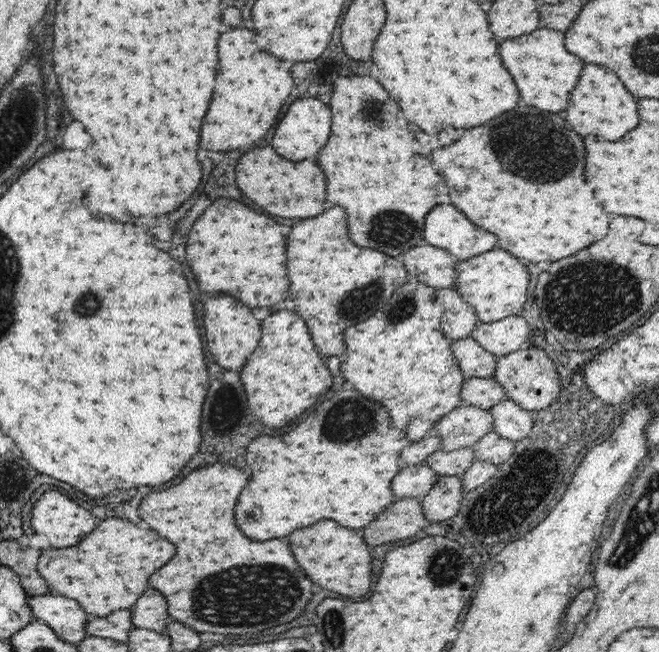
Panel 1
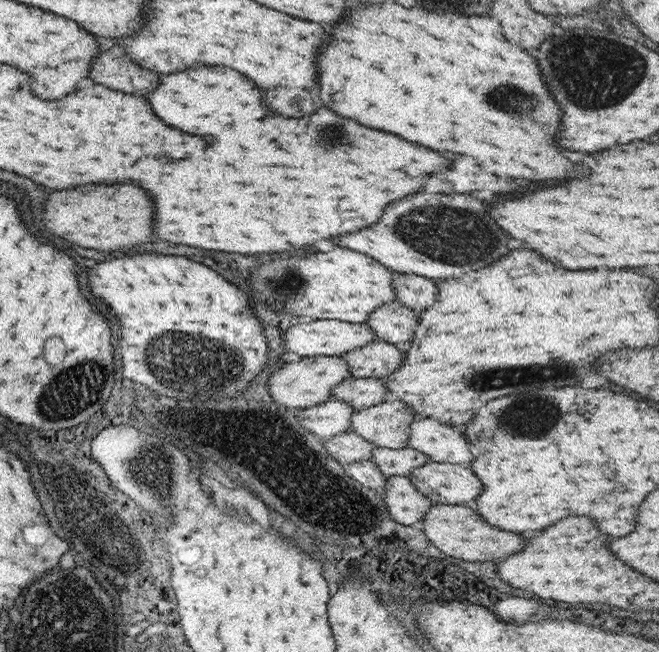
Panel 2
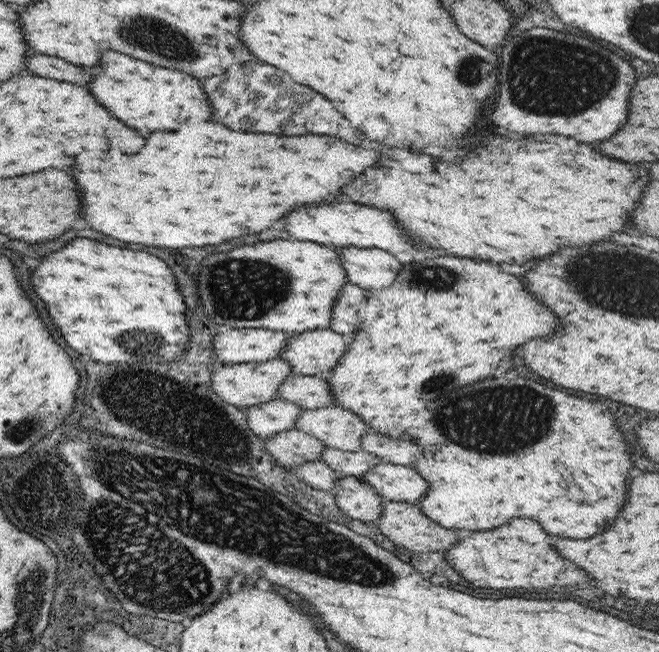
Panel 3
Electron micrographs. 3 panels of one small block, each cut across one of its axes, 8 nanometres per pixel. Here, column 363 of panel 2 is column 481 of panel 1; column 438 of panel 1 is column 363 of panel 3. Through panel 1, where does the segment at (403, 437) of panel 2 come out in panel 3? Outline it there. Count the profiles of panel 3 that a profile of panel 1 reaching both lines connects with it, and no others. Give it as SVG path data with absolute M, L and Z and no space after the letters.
M341 406L301 409L294 428L314 436L326 448L347 452L357 451L361 437L371 432L364 420Z

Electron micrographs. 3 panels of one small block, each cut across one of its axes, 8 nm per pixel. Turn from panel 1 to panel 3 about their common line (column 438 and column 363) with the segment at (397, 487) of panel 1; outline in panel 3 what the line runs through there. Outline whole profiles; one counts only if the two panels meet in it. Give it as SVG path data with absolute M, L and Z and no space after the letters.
M379 462L361 477L383 500L417 504L427 492L427 482L410 465Z

